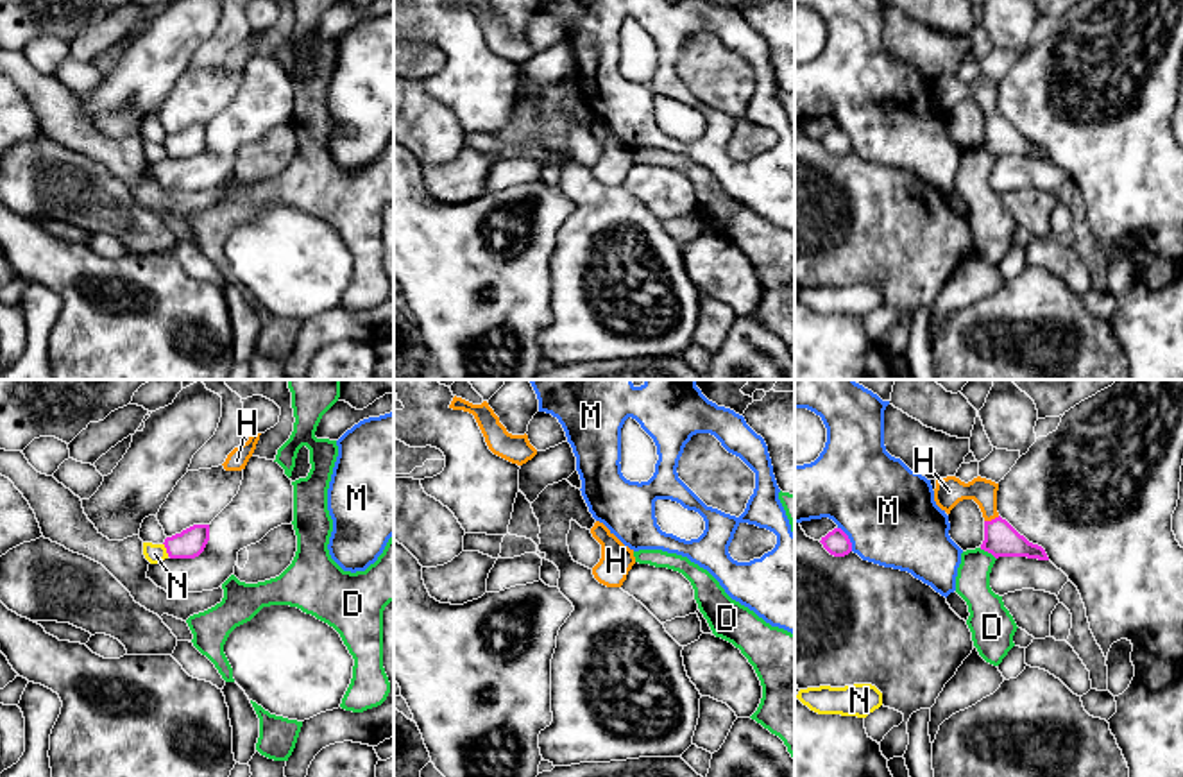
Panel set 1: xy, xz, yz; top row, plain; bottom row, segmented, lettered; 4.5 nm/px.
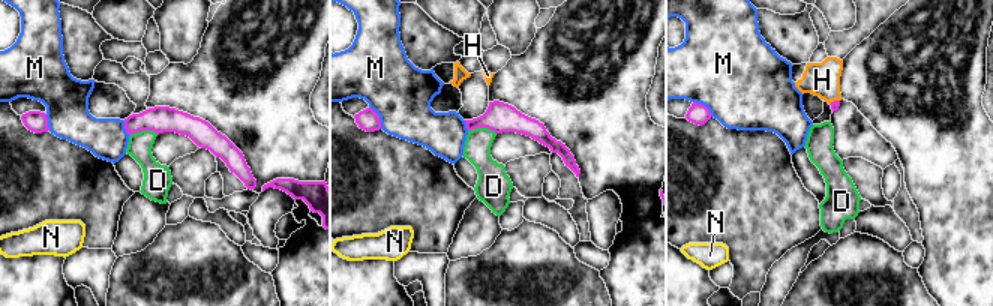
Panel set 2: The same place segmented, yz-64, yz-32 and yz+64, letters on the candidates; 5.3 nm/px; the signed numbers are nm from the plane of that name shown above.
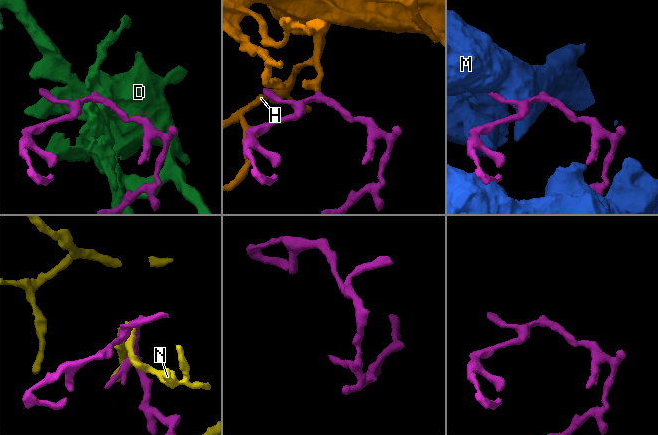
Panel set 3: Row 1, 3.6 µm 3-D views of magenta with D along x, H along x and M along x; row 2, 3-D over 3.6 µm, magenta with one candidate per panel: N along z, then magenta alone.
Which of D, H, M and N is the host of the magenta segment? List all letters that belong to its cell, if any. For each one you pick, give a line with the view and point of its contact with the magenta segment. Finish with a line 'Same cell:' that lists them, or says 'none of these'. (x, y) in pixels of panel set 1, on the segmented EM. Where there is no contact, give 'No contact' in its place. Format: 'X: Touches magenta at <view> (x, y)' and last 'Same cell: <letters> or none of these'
H: Touches magenta at yz (992, 520)
Same cell: H

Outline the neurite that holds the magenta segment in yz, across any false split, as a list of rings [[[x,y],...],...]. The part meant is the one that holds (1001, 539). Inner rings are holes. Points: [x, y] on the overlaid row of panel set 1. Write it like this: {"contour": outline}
{"contour": [[[956,476],[936,480],[934,501],[950,514],[950,510],[963,500],[974,500],[984,517],[984,541],[981,550],[999,557],[1027,557],[1038,560],[1049,560],[1045,550],[1029,542],[1020,535],[1006,519],[997,512],[997,491],[999,483],[986,478],[974,478],[965,483]]]}

